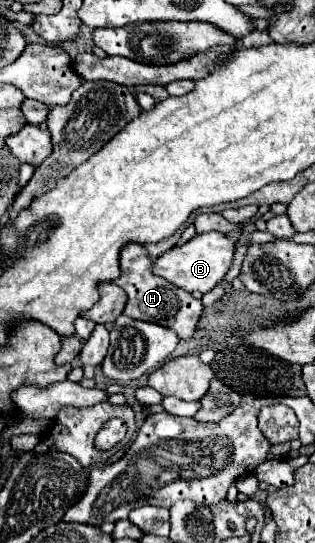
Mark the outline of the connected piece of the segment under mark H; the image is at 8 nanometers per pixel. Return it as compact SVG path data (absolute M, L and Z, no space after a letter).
M130 244L124 246L120 252L120 278L114 280L124 292L128 294L128 302L124 308L124 314L136 320L152 320L160 326L168 326L170 330L176 332L180 340L190 340L198 328L198 322L202 318L202 302L200 298L192 296L186 290L180 290L178 286L172 286L168 280L152 274L152 264L154 260L146 254L146 248L140 244Z

